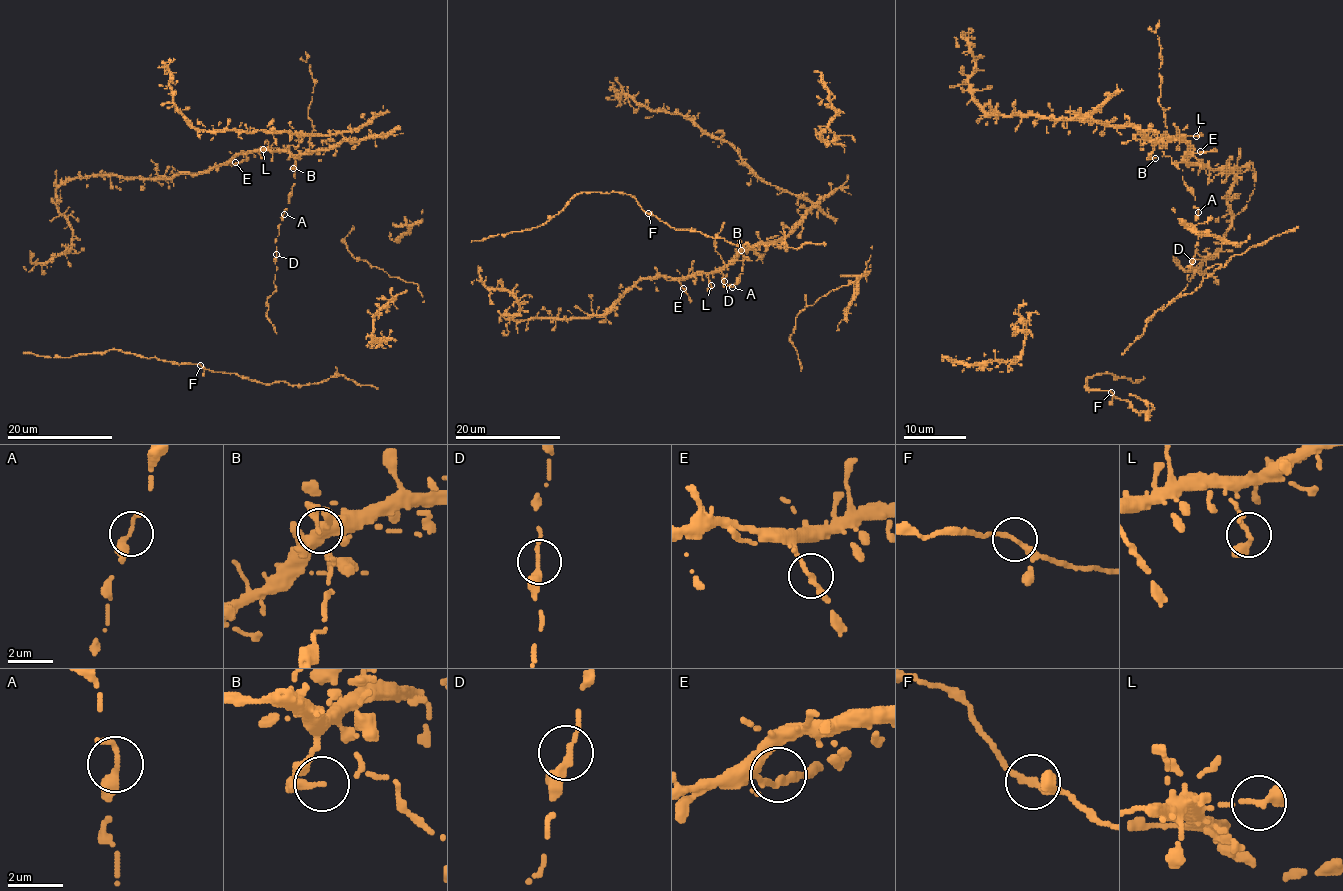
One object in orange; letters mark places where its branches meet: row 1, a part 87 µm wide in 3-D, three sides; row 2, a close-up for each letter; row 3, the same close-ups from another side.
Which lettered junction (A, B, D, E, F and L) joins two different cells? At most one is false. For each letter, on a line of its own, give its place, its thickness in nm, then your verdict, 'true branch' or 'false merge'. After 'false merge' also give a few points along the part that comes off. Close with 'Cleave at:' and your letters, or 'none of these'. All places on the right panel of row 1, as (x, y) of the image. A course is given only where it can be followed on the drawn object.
A: place (1198, 212); calibre 260 nm; true branch
B: place (1155, 158); calibre 190 nm; true branch
D: place (1192, 261); calibre 260 nm; true branch
E: place (1200, 151); calibre 260 nm; true branch
F: place (1111, 392); calibre 260 nm; true branch
L: place (1196, 136); calibre 280 nm; true branch
Cleave at: none of these

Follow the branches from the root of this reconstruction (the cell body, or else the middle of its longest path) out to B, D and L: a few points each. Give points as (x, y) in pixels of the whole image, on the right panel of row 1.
B: (1198, 212), (1193, 192), (1182, 179), (1182, 170), (1164, 154), (1164, 139), (1154, 142), (1150, 156), (1154, 158)
D: (1198, 212), (1195, 226), (1198, 244), (1192, 261)
L: (1198, 212), (1193, 192), (1182, 179), (1182, 170), (1164, 154), (1164, 139), (1154, 142), (1196, 136)

